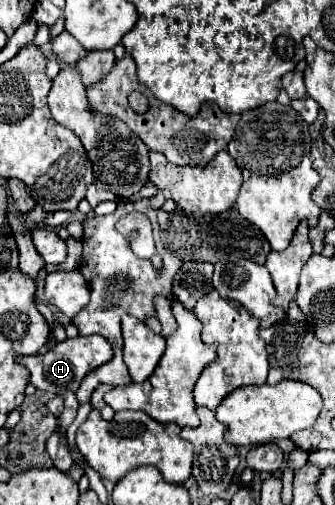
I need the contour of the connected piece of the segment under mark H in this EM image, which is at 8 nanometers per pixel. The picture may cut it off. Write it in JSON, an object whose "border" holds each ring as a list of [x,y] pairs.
{"border":[[[77,335],[73,339],[65,339],[65,341],[57,343],[53,349],[49,349],[45,353],[31,355],[31,357],[19,357],[17,361],[29,369],[29,373],[31,373],[29,381],[31,381],[31,385],[35,385],[35,389],[49,391],[55,395],[65,395],[67,391],[77,391],[81,379],[89,371],[107,363],[111,357],[113,357],[113,349],[111,349],[109,341],[103,339],[101,335],[87,335],[87,337]]]}

